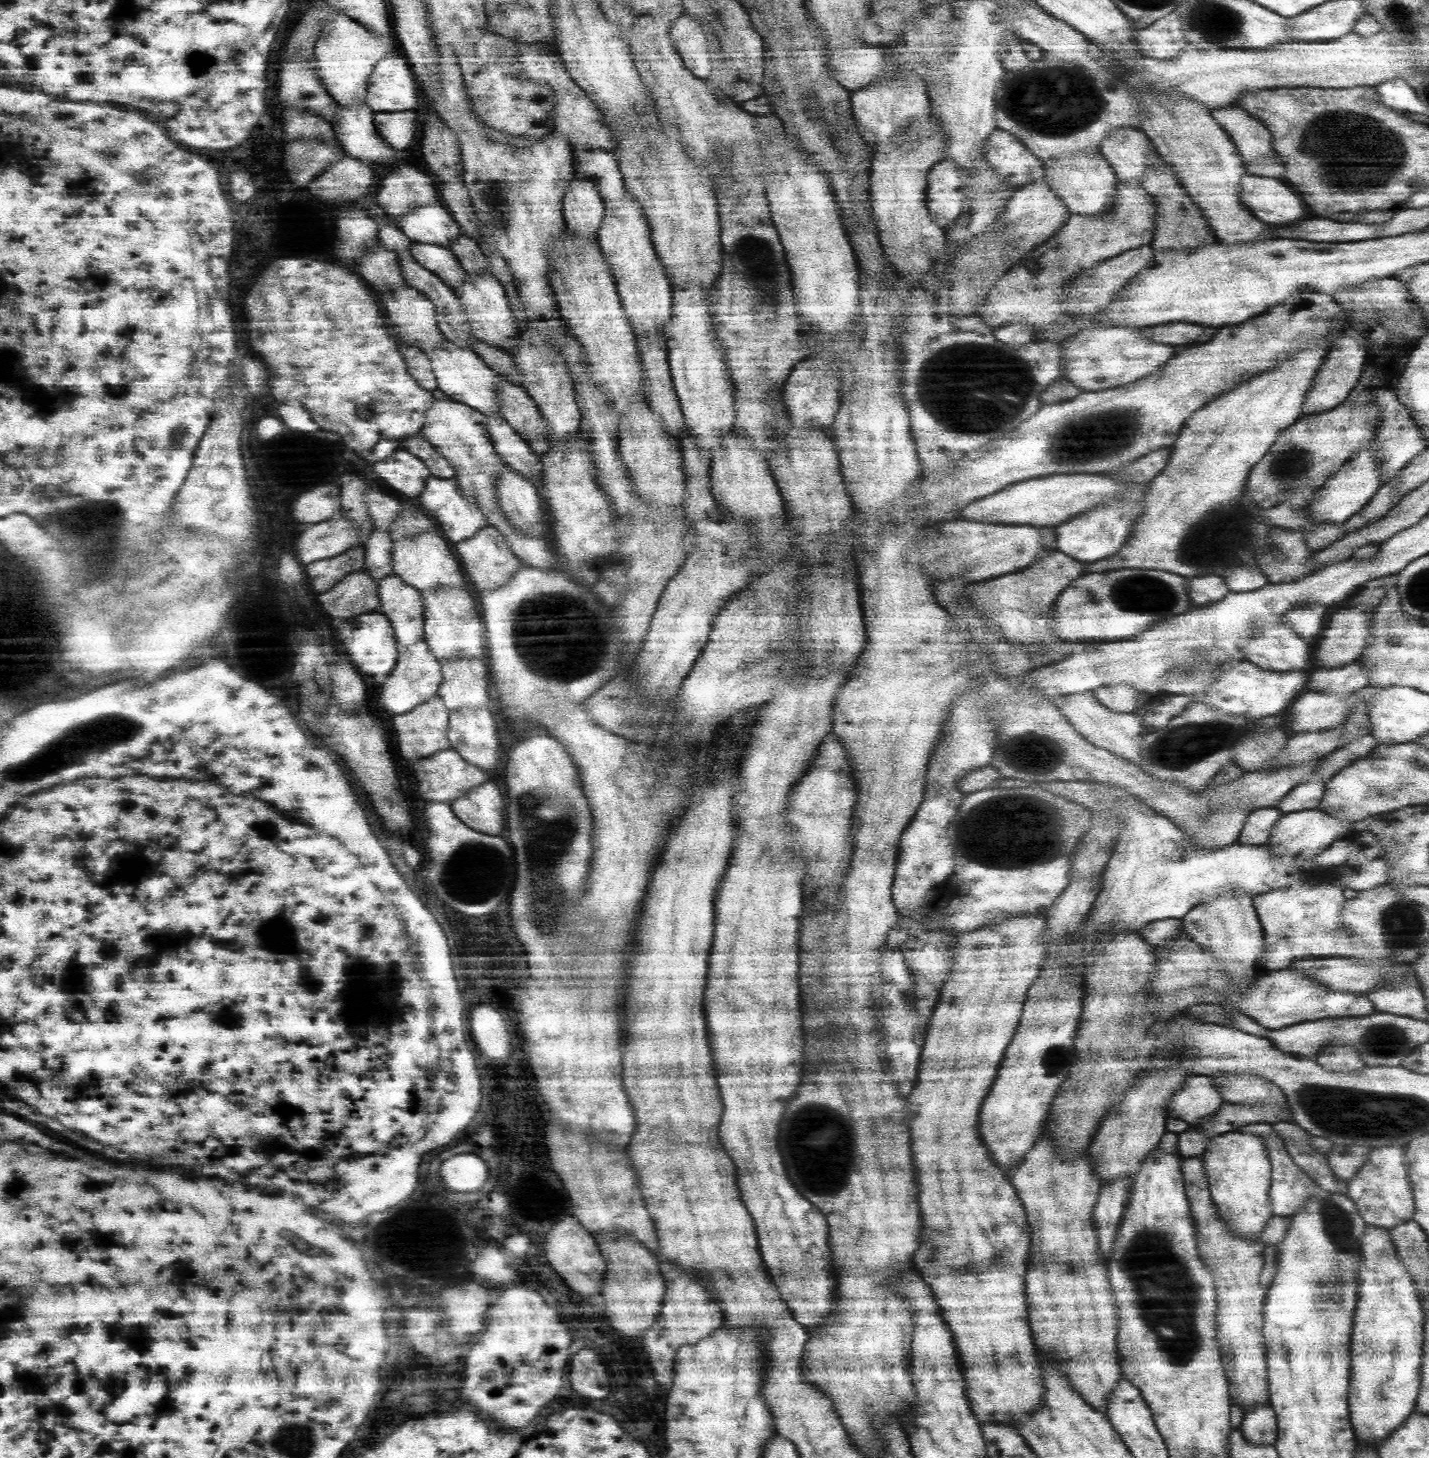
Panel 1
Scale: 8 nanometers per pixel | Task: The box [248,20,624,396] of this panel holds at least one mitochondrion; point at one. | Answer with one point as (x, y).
(497, 190)

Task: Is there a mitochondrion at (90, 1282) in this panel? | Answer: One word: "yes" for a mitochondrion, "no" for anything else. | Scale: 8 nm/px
no

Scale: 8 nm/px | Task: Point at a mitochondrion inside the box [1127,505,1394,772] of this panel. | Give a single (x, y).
(1176, 754)

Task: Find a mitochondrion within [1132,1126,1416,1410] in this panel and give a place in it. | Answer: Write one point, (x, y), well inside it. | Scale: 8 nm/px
(1336, 1220)

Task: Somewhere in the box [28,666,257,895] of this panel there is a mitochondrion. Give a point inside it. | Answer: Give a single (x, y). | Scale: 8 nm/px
(84, 738)

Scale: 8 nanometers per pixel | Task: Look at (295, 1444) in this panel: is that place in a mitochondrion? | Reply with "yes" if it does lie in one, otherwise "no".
yes

